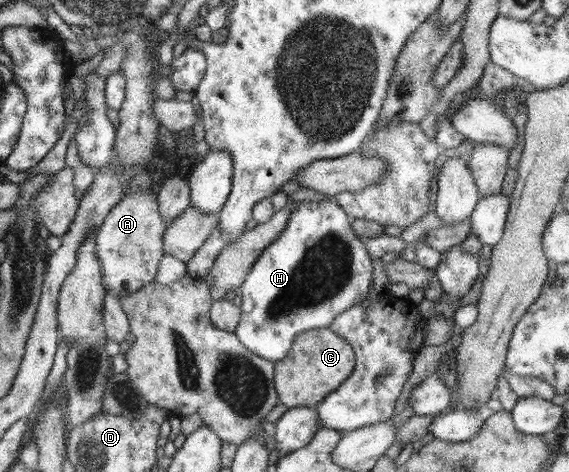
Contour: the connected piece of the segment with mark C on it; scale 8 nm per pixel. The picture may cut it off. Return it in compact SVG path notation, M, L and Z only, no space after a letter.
M328 328L309 329L293 341L287 357L274 363L274 385L278 399L287 408L317 408L325 397L338 389L353 373L355 353L343 337Z

